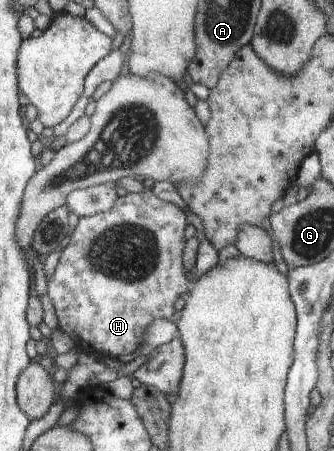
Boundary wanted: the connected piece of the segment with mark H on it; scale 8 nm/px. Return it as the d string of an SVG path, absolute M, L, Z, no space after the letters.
M153 191L127 193L125 196L117 197L114 205L107 212L97 213L90 217L79 217L76 228L71 232L70 242L59 255L51 282L48 282L47 285L48 297L53 303L58 316L58 328L68 334L81 350L87 349L92 352L97 351L99 354L117 357L121 354L134 352L146 328L155 320L177 320L178 313L174 310L175 301L181 294L186 297L192 286L191 282L187 282L187 274L185 274L185 268L183 268L183 262L181 262L181 254L183 254L183 246L185 246L185 236L183 236L185 228L187 228L185 214L177 206L173 206L172 203L160 200Z

